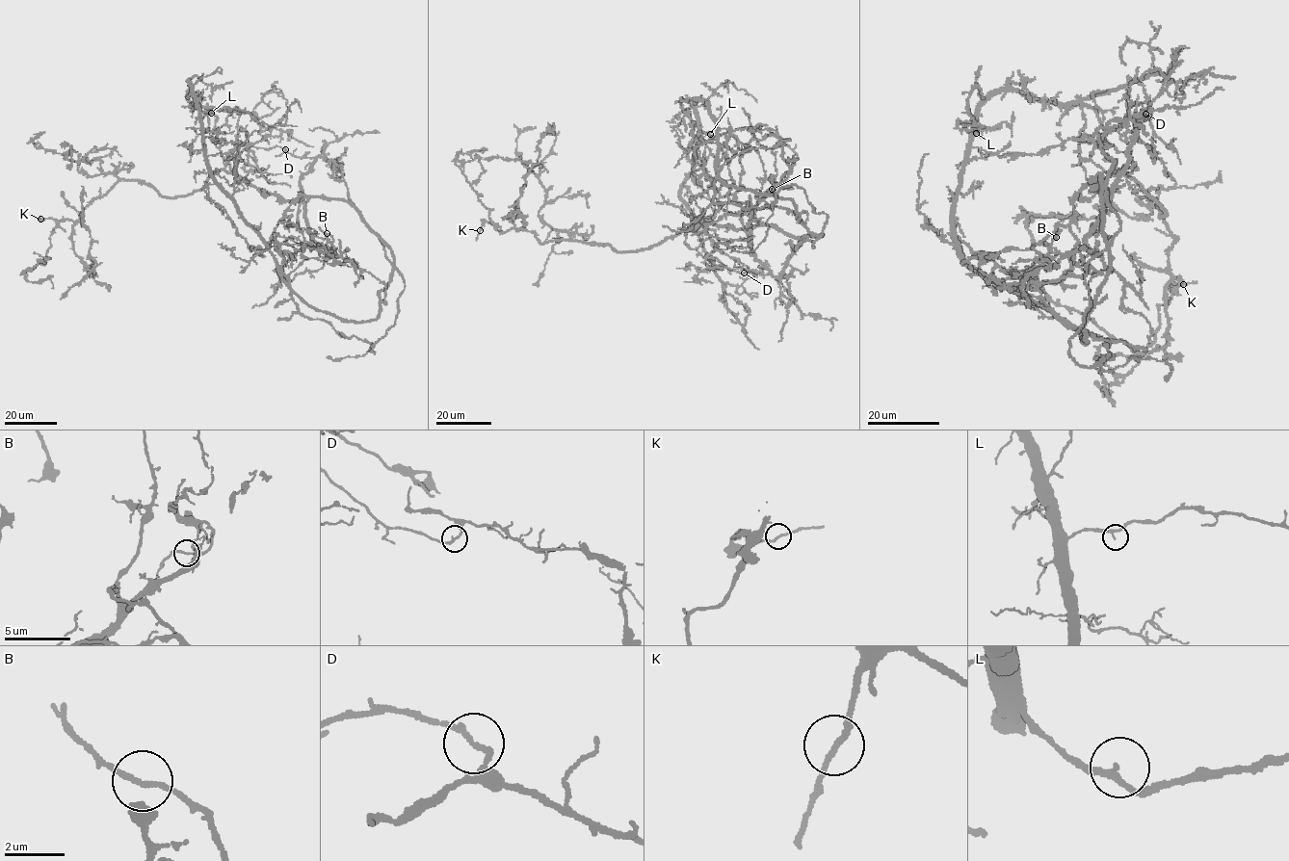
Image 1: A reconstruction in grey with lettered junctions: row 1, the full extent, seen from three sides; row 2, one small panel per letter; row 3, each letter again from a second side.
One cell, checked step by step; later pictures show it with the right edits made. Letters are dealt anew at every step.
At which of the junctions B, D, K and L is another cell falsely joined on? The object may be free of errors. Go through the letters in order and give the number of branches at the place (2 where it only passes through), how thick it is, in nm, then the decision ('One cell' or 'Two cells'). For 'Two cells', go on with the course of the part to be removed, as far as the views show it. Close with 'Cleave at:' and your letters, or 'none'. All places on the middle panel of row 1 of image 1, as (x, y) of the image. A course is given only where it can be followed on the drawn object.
B: Branches: 2. Thickness 170 nm. One cell
D: Branches: 2. Thickness 170 nm. Two cells. Course of the part to remove: (744, 273), (779, 276), (798, 241), (814, 247), (827, 215), (786, 185), (754, 249), (717, 243)
K: Branches: 2. Thickness 170 nm. One cell
L: Branches: 2. Thickness 160 nm. One cell
Cleave at: D

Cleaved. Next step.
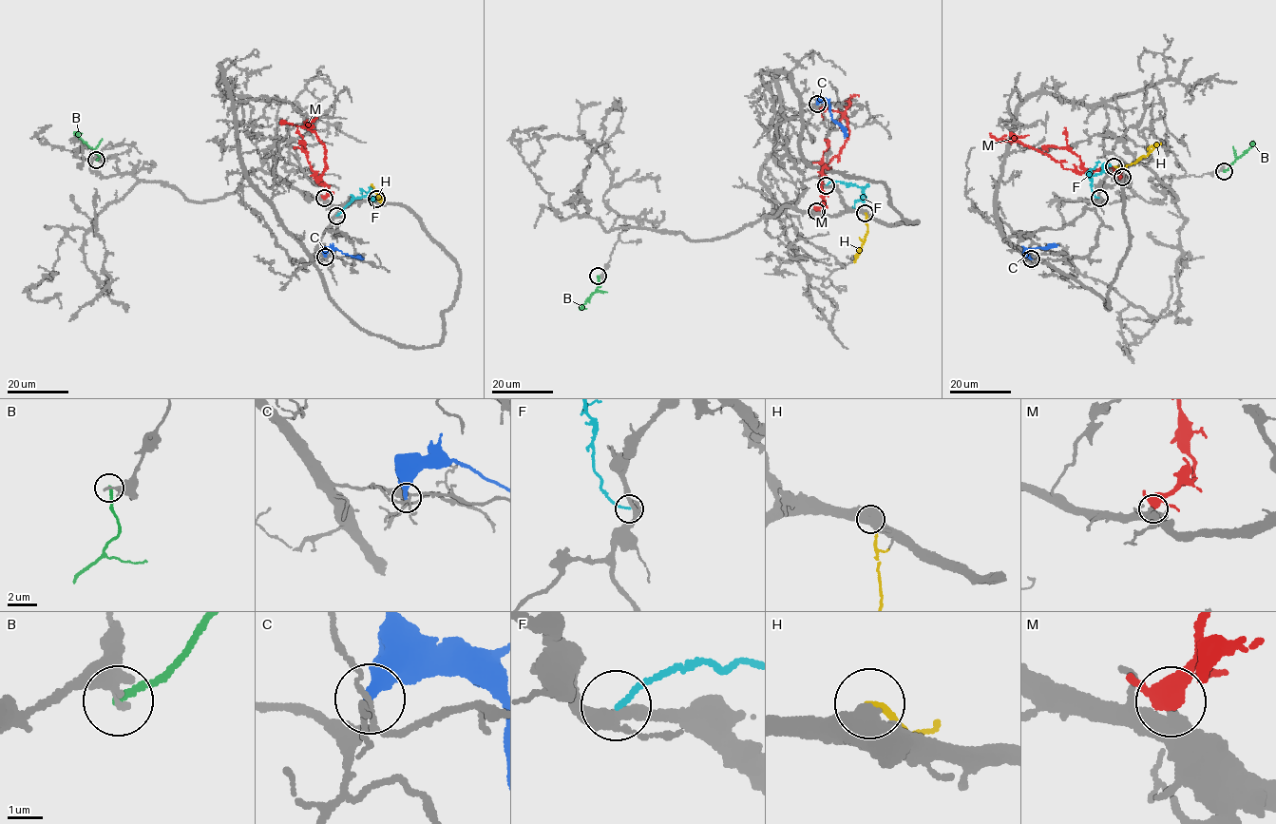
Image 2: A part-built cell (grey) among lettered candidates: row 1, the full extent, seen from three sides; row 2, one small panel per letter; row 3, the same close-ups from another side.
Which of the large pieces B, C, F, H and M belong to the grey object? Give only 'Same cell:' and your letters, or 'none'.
Same cell: none

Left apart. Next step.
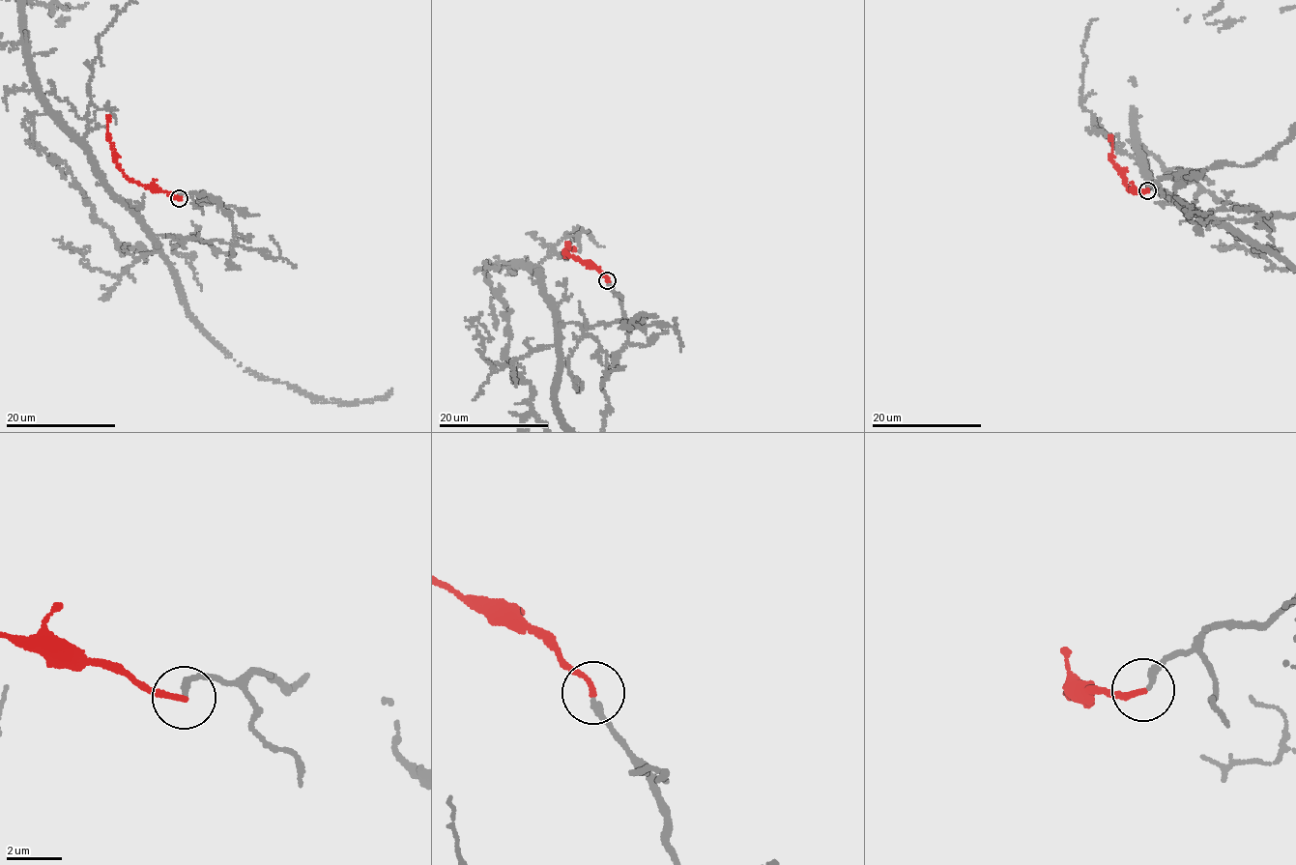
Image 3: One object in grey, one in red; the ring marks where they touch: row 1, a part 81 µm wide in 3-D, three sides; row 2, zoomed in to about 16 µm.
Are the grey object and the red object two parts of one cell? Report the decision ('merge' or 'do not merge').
merge

